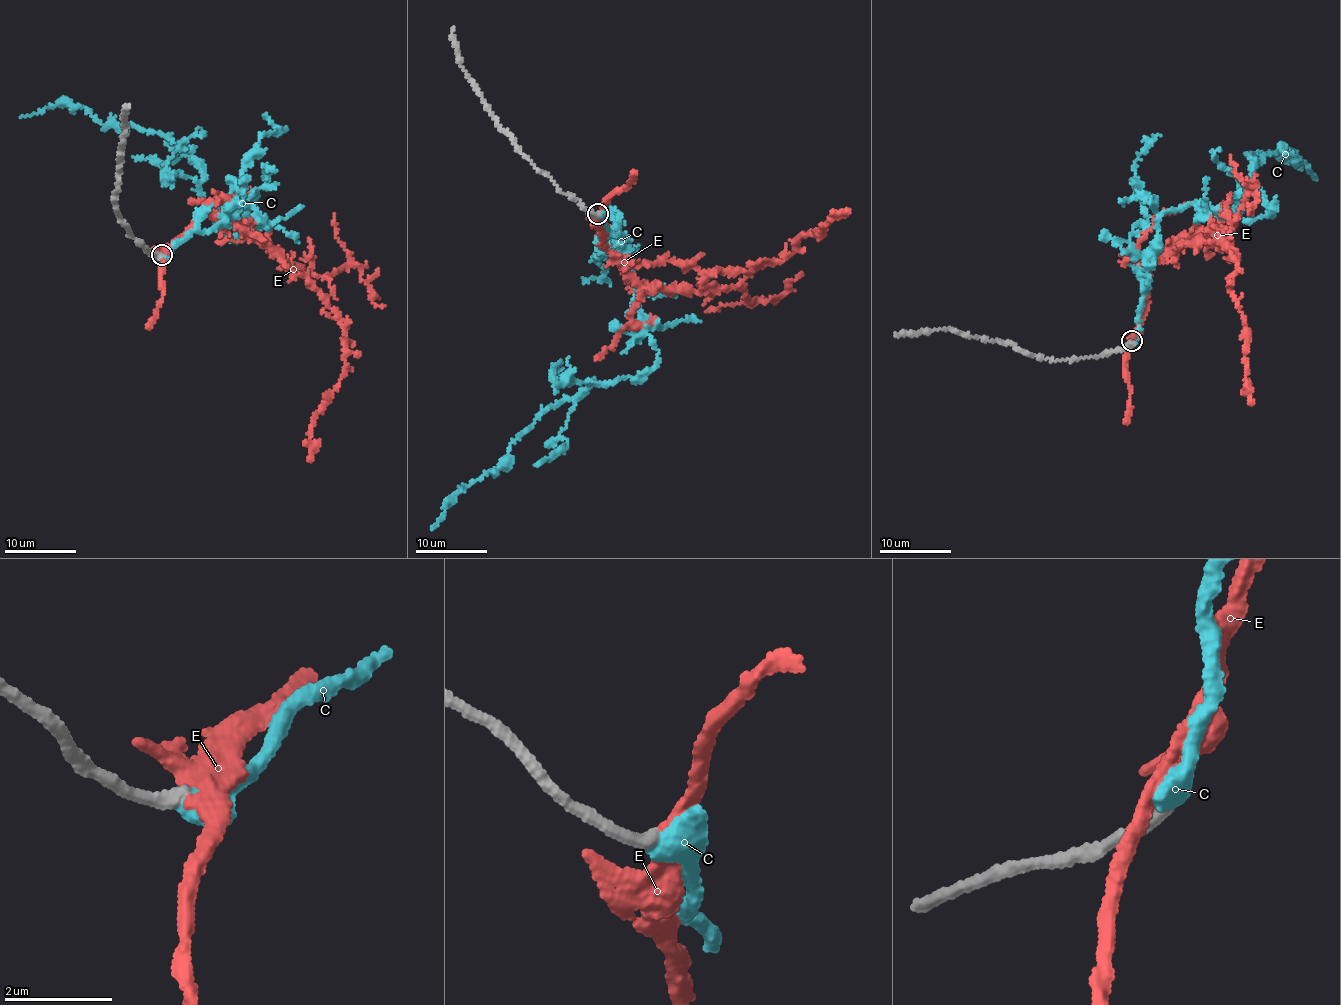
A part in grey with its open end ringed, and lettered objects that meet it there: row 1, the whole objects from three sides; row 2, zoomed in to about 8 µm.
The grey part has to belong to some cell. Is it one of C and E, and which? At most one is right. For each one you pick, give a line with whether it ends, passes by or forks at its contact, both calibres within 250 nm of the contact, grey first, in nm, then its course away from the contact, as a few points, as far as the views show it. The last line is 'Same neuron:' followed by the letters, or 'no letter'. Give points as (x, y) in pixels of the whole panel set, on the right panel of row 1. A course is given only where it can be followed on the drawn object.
Same neuron: no letter

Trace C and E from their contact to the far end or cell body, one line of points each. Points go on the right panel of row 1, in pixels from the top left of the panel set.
C: (1132, 341), (1160, 217), (1200, 202), (1243, 220), (1270, 214), (1250, 180), (1253, 155), (1291, 154), (1316, 178)
E: (1132, 343), (1148, 268), (1184, 241), (1227, 241), (1237, 261), (1229, 283), (1243, 317), (1250, 405)

